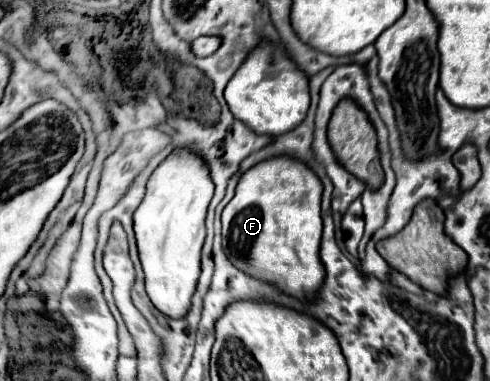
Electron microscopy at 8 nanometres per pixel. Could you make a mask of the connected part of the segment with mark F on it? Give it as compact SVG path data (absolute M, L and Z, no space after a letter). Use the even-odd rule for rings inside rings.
M277 156L273 160L263 160L253 168L245 170L235 188L233 200L223 210L223 248L229 260L255 278L269 280L277 284L283 292L297 298L311 298L323 284L323 266L319 262L319 242L321 242L321 194L323 184L313 170L289 156Z

